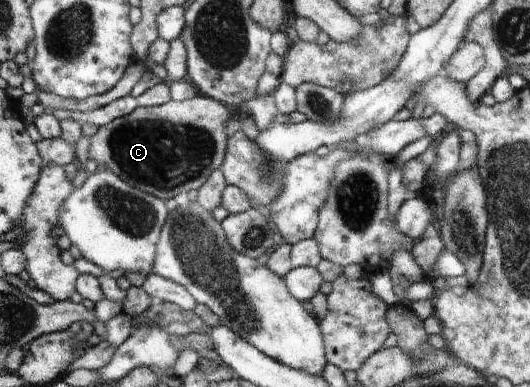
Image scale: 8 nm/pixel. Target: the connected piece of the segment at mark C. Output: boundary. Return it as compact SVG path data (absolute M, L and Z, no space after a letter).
M201 94L190 100L171 100L154 107L138 107L129 115L98 127L98 131L91 137L89 157L96 163L104 165L106 170L110 170L135 189L154 195L162 201L182 199L192 196L198 189L203 188L211 178L211 174L223 166L230 140L226 124L234 117L235 110L230 106Z

